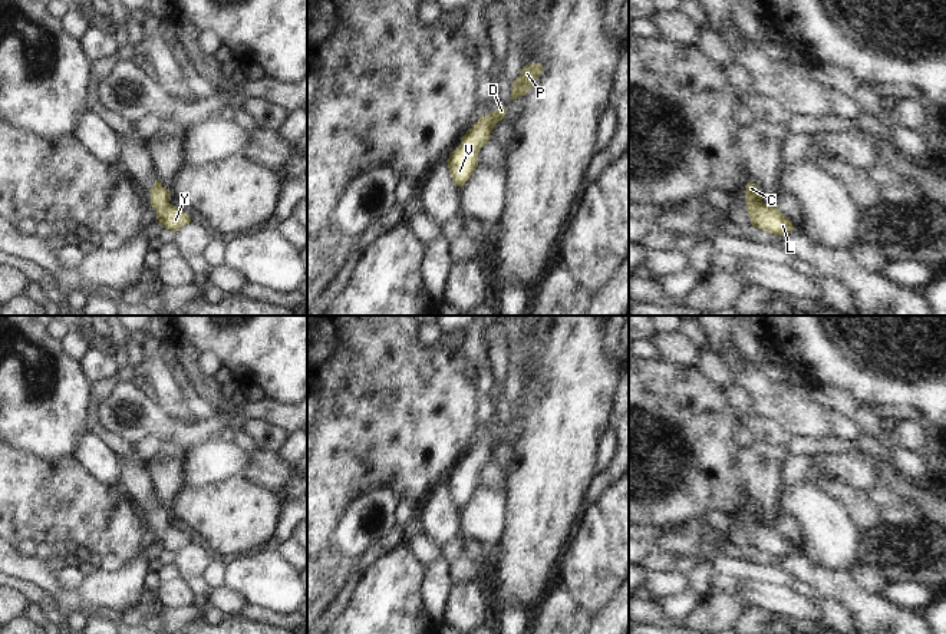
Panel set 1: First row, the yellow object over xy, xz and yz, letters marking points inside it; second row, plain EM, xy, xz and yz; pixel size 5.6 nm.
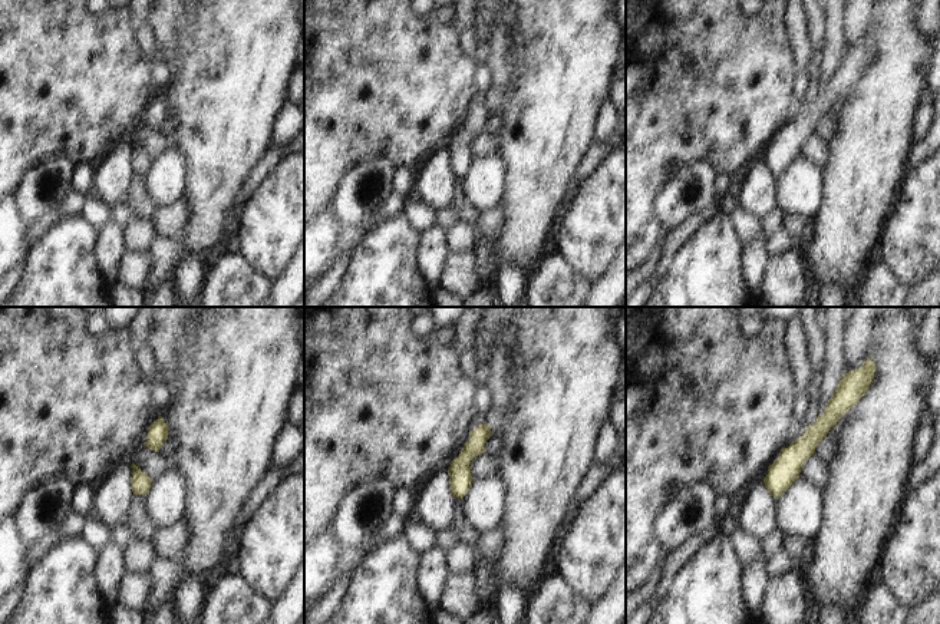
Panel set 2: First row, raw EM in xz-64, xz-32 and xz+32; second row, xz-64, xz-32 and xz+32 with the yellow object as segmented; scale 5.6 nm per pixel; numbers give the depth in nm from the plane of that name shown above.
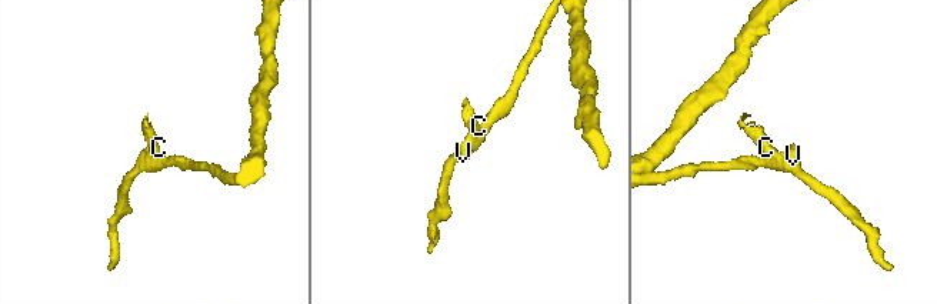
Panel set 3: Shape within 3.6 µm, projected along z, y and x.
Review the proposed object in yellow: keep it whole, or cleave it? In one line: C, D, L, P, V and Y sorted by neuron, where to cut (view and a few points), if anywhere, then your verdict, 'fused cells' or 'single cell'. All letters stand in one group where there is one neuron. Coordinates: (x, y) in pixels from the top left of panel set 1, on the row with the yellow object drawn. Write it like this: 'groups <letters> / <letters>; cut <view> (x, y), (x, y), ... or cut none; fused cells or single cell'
groups C D L P V Y; cut none; single cell

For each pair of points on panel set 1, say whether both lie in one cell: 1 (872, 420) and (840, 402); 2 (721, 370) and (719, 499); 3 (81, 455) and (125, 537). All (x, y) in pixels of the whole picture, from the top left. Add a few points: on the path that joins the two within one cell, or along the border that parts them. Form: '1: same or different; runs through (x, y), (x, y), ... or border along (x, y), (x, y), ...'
1: same; runs through (864, 418), (847, 405)
2: different; border along (696, 367), (722, 392)
3: different; border along (71, 456), (99, 481), (115, 488)

